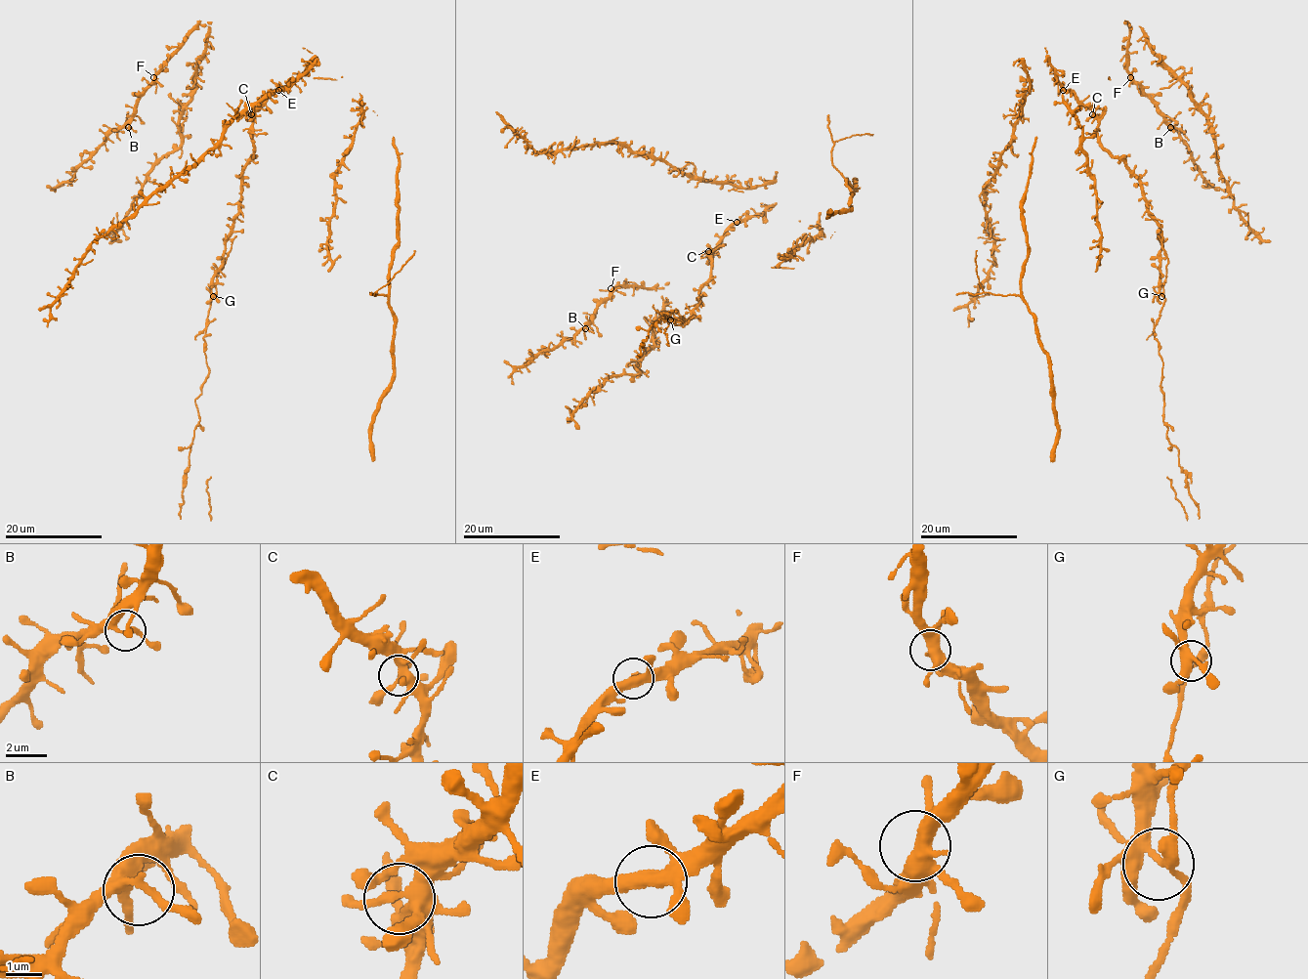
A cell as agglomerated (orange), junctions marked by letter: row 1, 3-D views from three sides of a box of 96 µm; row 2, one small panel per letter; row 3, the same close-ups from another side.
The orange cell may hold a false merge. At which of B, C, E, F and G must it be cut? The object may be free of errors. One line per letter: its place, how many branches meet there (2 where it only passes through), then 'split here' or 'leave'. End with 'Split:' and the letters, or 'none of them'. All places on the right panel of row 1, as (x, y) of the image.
B: (1170, 127) | 3 | leave
C: (1092, 114) | 5 | leave
E: (1063, 90) | 4 | leave
F: (1130, 77) | 4 | leave
G: (1161, 296) | 5 | split here
Split: G

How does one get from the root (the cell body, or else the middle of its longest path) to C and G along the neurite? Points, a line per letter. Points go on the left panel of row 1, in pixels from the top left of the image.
C: (278, 89), (251, 114)
G: (278, 89), (256, 111), (253, 156), (243, 170), (239, 214), (227, 238), (223, 266), (213, 278), (213, 295)

